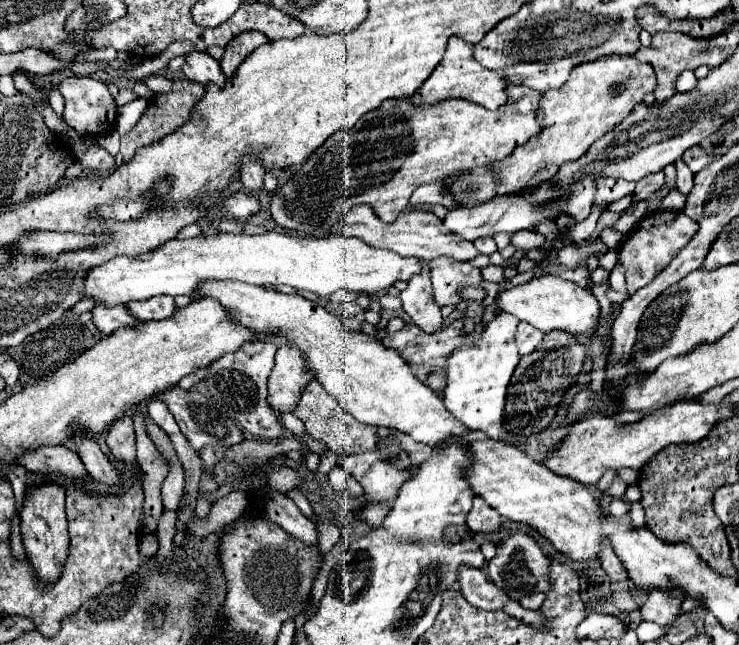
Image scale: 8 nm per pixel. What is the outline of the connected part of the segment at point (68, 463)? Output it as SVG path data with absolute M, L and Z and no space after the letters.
M58 444L58 446L40 446L36 450L24 450L24 456L18 456L18 462L32 472L40 472L40 474L60 474L64 478L76 480L78 484L84 484L84 480L88 478L88 472L80 460L80 456L76 456L76 452L68 450L66 446Z

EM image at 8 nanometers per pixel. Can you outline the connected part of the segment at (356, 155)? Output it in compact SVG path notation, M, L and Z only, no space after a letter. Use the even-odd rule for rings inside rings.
M510 84L510 86L508 86L508 102L506 102L502 108L498 108L496 112L490 112L490 110L486 110L486 108L480 108L478 104L472 104L472 102L468 102L468 100L458 100L458 98L448 98L448 100L440 100L438 104L418 104L418 106L412 104L412 102L408 102L408 100L386 100L376 112L368 112L368 116L360 118L358 124L356 124L352 130L348 130L348 132L340 130L340 132L332 134L332 136L330 136L306 162L302 162L300 166L296 166L296 168L292 168L292 170L288 172L288 178L284 180L284 184L280 184L280 186L272 192L272 196L270 196L270 214L272 214L272 220L274 220L278 226L282 226L282 228L296 230L296 232L300 232L300 234L312 238L314 232L324 232L324 234L334 232L334 234L336 234L334 226L336 226L340 220L344 220L344 216L346 216L354 206L358 206L358 204L368 204L380 220L388 222L388 212L400 214L400 212L408 206L410 196L412 196L412 192L414 192L418 186L450 176L450 174L452 174L452 168L454 168L454 172L458 172L458 170L466 170L466 172L468 172L466 176L462 176L462 178L456 180L456 204L466 206L466 208L472 208L472 204L480 204L480 202L484 202L484 200L490 200L490 198L496 194L496 192L494 192L496 184L492 184L492 176L488 176L488 164L492 164L492 162L496 162L496 160L504 160L506 156L512 154L512 150L514 150L518 144L528 142L528 138L532 138L532 136L536 136L536 134L540 132L540 126L538 126L538 122L536 122L538 102L540 102L540 92L536 92L536 90L528 88L528 86L516 86L516 84ZM334 146L350 146L352 150L350 150L350 152L344 152L344 154L338 154L338 156L334 156L334 152L328 152L328 154L326 154L326 150L334 150Z

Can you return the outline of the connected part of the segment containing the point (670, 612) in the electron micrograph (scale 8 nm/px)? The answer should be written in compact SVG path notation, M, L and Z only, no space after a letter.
M652 590L648 595L646 604L640 610L642 620L650 620L660 626L676 626L682 604L680 590L670 590L668 594L662 590Z

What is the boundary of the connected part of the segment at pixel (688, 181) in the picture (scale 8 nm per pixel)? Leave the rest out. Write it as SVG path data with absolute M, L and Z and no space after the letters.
M678 158L674 164L676 164L676 170L678 170L678 182L676 182L676 184L678 184L678 190L680 190L682 194L690 194L694 174L690 172L690 168L684 164L682 158Z

